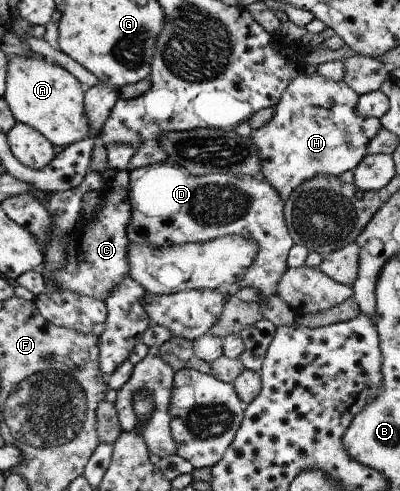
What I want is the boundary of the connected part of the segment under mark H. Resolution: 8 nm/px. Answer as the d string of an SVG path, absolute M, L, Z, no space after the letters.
M315 73L301 75L285 88L280 102L274 107L273 117L263 127L250 133L251 141L257 146L260 159L259 175L277 191L280 199L287 201L300 183L318 175L329 174L340 177L342 173L353 171L368 154L369 142L379 133L382 123L376 117L363 116L359 112L359 96L343 80L336 82Z

